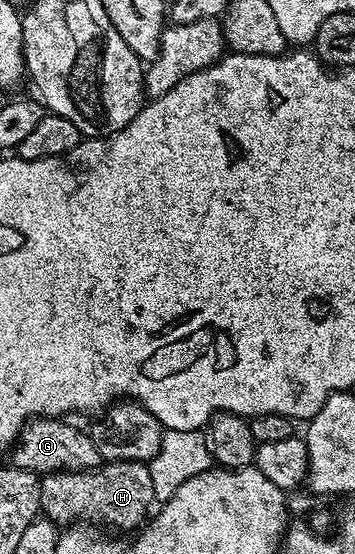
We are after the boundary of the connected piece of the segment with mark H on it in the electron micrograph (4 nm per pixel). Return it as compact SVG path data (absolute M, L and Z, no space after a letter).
M104 461L95 470L44 474L39 479L39 487L42 517L56 524L79 524L86 520L91 524L112 526L115 530L135 532L148 521L157 502L153 476L149 476L146 462Z

